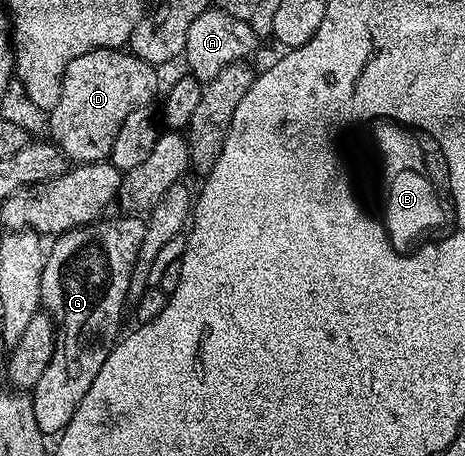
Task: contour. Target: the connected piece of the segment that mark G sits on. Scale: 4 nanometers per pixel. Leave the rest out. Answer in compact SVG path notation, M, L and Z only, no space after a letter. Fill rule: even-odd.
M140 215L119 216L112 217L109 221L100 219L91 225L82 225L78 229L71 229L68 233L59 234L44 258L42 305L51 313L58 332L56 350L50 359L50 367L46 367L42 379L38 379L36 388L31 390L30 396L38 431L42 431L45 435L63 433L70 419L74 419L74 411L78 403L82 403L82 395L90 391L90 383L94 383L98 371L102 371L102 363L106 363L112 346L121 336L120 316L124 313L124 301L129 300L128 288L134 263L144 242L145 218Z

